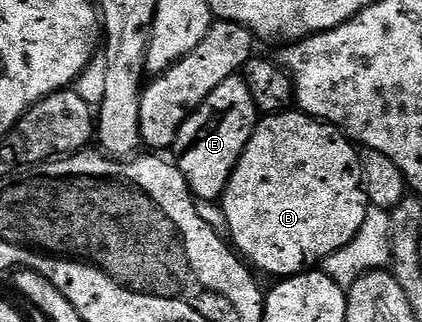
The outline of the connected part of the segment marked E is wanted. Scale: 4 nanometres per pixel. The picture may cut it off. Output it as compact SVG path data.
M235 73L224 80L209 97L191 111L178 130L178 140L173 150L178 151L176 166L184 181L190 187L190 194L195 200L219 200L226 182L244 153L255 127L260 122L260 112L248 93L248 85L241 74Z

